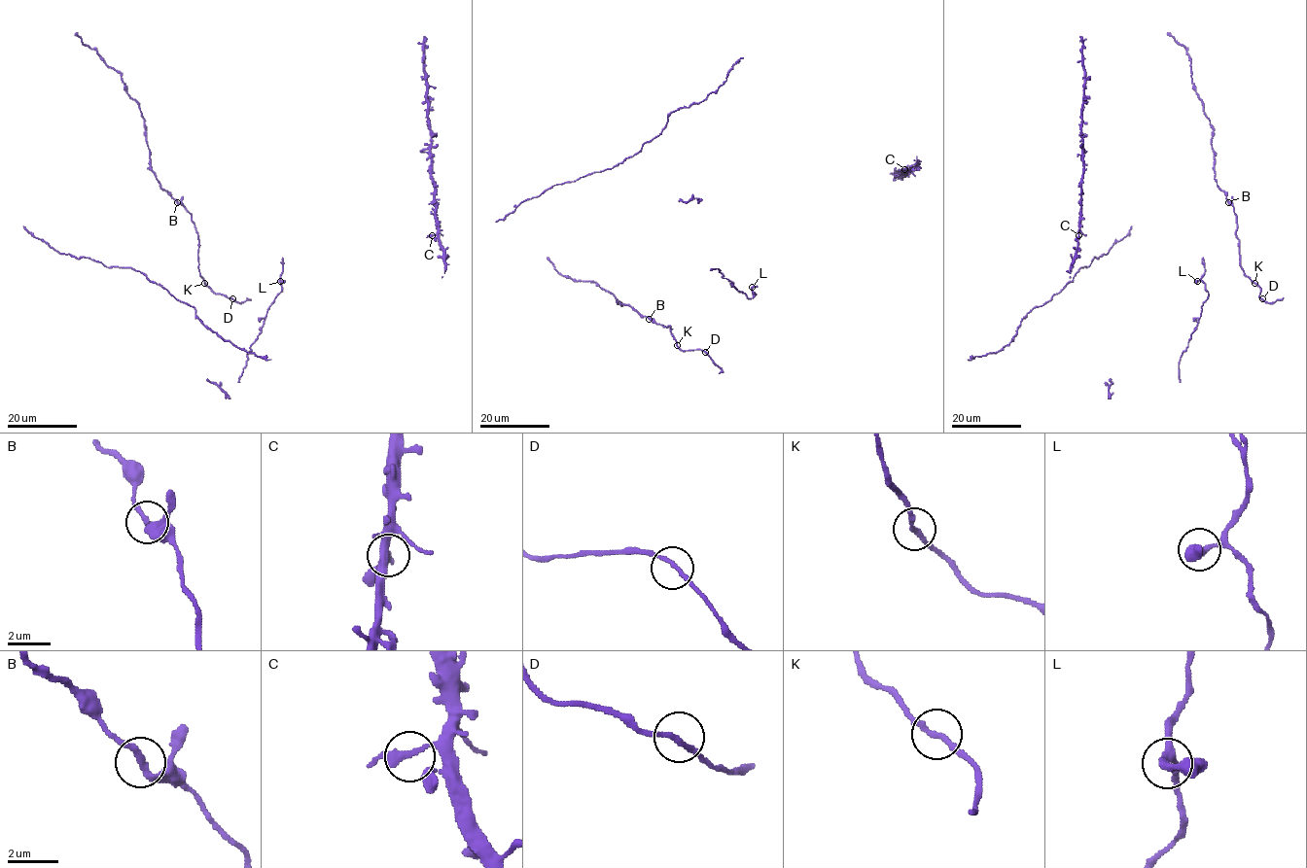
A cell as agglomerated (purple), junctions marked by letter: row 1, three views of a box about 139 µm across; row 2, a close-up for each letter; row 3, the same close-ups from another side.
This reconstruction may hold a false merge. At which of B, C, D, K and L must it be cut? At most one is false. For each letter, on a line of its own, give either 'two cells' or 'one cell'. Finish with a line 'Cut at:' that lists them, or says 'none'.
B: one cell
C: one cell
D: one cell
K: one cell
L: one cell
Cut at: none

